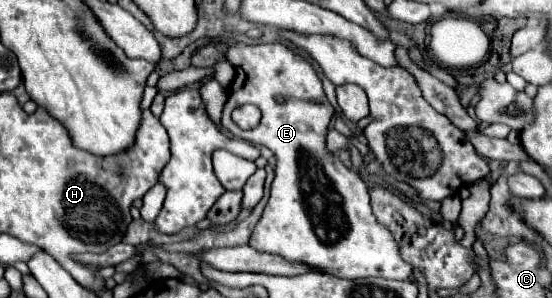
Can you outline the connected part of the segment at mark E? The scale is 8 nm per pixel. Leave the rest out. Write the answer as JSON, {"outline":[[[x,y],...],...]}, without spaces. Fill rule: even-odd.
{"outline":[[[267,43],[267,45],[231,45],[227,49],[227,61],[235,67],[235,79],[229,87],[229,99],[223,107],[223,127],[229,129],[235,137],[245,139],[255,145],[269,147],[277,157],[275,179],[271,185],[271,197],[259,223],[253,229],[249,245],[259,253],[275,253],[283,255],[283,259],[291,259],[291,263],[307,263],[313,271],[335,275],[343,279],[359,279],[359,277],[385,277],[385,279],[407,279],[413,271],[409,263],[399,255],[399,245],[395,243],[391,231],[379,223],[371,209],[371,197],[367,183],[361,179],[357,171],[347,169],[335,155],[325,149],[327,125],[333,115],[333,107],[327,103],[321,79],[315,67],[301,55],[293,53],[283,43]],[[251,103],[261,111],[261,121],[253,129],[241,129],[233,123],[233,109]],[[323,193],[323,201],[319,203],[313,195],[307,201],[307,195]]]}

